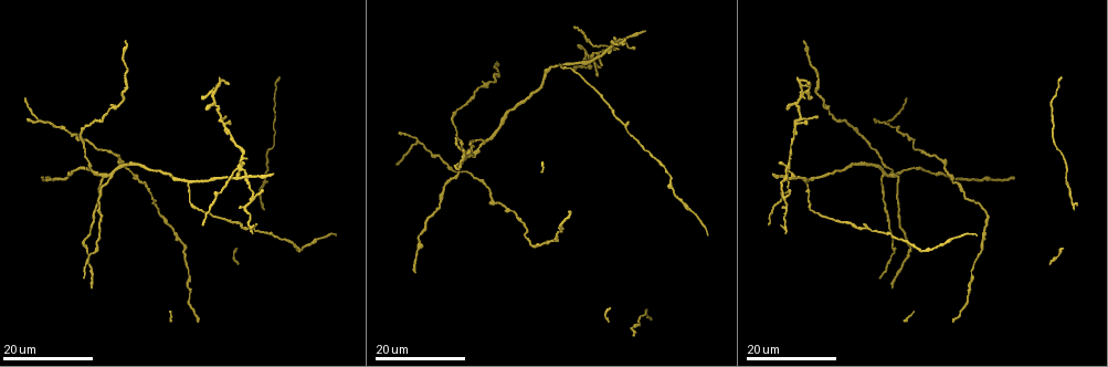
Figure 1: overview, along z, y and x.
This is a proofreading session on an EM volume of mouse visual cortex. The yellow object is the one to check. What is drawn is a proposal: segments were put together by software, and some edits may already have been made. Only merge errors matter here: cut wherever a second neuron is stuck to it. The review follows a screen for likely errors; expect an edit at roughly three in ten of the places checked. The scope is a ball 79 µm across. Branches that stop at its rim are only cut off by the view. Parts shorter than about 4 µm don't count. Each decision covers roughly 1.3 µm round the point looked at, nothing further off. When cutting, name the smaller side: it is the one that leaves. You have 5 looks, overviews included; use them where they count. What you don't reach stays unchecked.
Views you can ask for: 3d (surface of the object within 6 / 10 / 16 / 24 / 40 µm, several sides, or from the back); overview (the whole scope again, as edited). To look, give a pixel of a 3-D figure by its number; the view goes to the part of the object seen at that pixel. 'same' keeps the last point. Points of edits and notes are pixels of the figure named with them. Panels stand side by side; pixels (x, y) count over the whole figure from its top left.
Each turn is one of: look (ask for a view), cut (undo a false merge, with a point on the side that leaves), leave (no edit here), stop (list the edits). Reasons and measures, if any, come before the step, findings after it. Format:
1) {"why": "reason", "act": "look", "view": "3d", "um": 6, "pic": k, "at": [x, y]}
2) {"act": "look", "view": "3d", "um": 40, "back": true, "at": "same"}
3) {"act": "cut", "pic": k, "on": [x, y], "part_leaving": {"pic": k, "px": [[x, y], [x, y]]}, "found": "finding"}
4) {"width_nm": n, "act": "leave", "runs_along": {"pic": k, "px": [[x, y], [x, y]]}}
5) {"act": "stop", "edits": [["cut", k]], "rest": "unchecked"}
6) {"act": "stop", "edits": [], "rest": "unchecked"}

{"why": "three-way junction", "act": "look", "view": "3d", "um": 16, "pic": 1, "at": [46, 122]}

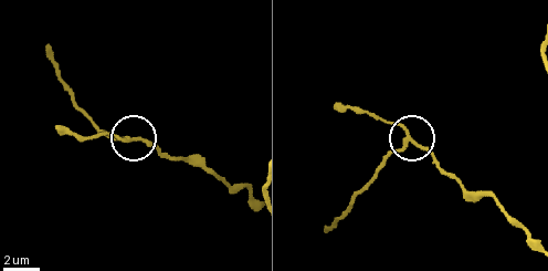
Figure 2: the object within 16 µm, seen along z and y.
{"why": "closer look", "act": "look", "view": "3d", "um": 6, "pic": 2, "at": [406, 144]}

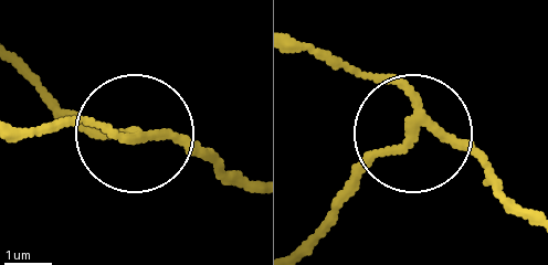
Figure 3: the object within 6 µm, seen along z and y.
{"arms": 3, "act": "cut", "pic": 3, "on": [364, 165], "part_leaving": {"pic": 3, "px": [[417, 124], [302, 251]]}, "found": "a second neuron is stuck on"}

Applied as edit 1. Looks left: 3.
{"act": "look", "view": "3d", "um": 16, "pic": 1, "at": [136, 176]}

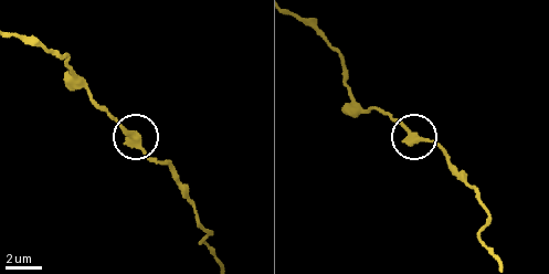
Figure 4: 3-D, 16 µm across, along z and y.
{"act": "look", "view": "3d", "um": 10, "pic": 4, "at": [417, 139]}

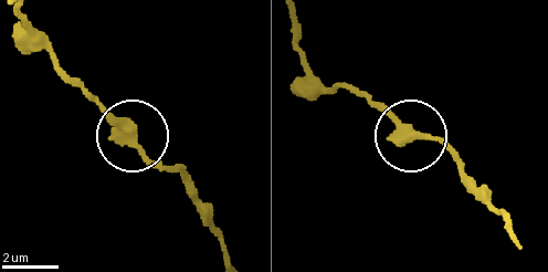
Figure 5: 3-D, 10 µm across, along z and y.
{"arms": 3, "act": "leave", "found": "continuous, no second neuron"}

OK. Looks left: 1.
{"act": "stop", "edits": [["cut", 3]], "rest": "unchecked"}

